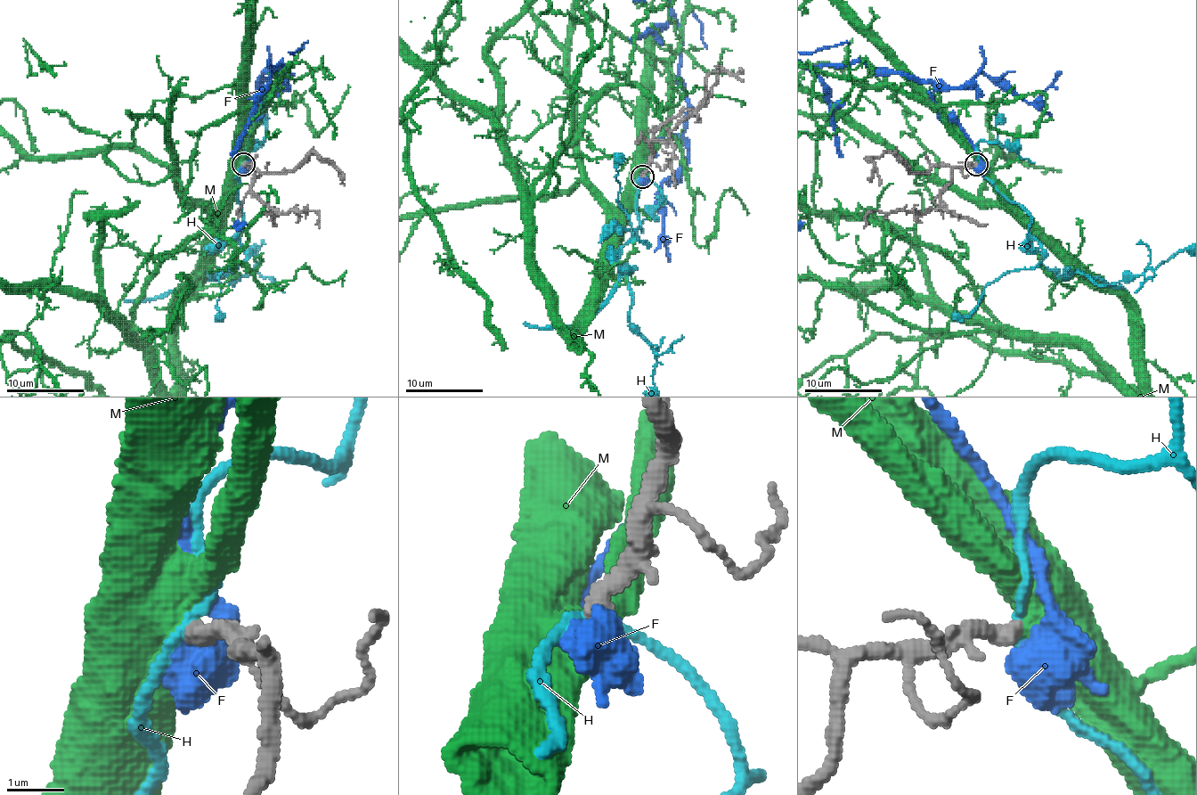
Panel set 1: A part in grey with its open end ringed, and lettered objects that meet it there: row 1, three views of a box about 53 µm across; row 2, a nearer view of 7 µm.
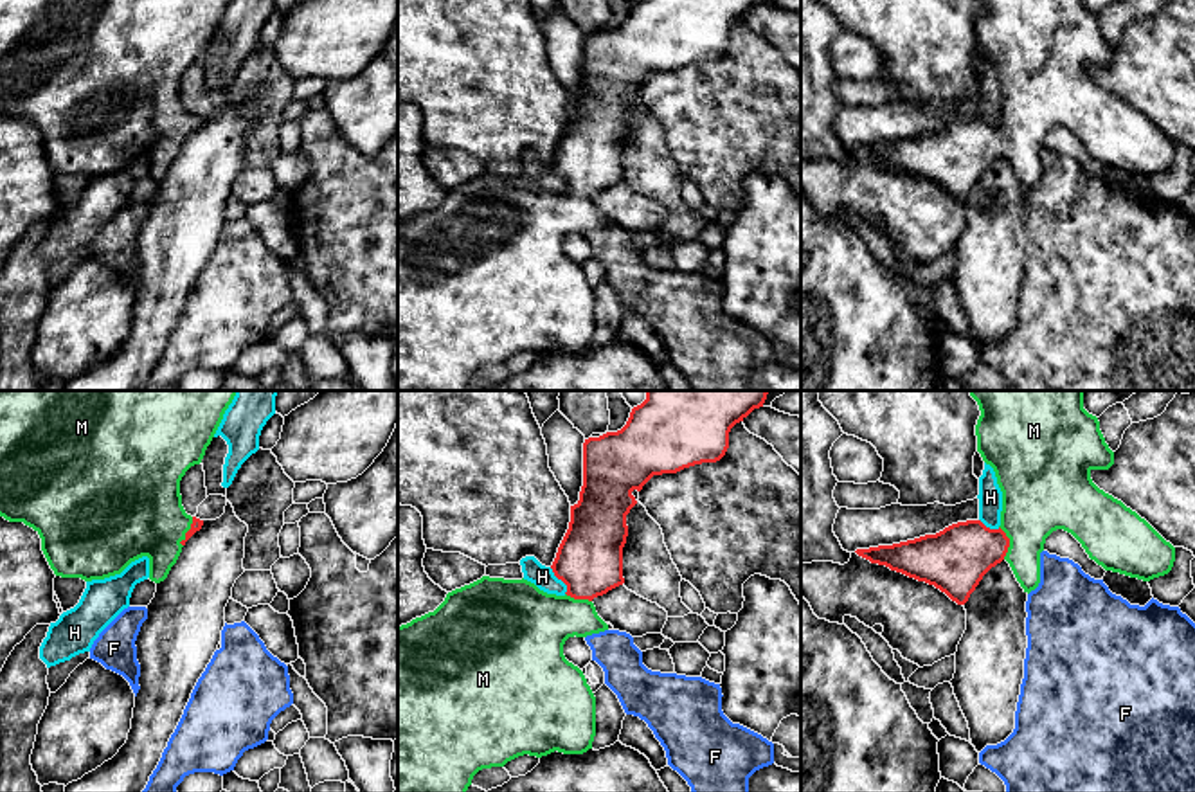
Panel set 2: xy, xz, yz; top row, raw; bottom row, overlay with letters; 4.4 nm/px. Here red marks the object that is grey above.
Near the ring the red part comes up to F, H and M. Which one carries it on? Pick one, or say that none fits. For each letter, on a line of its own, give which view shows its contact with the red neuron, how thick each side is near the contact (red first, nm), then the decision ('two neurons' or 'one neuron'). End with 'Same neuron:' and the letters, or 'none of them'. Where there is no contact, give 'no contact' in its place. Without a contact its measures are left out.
F: no contact; two neurons
H: meets red in xz; 300 nm thick on the red side, 100 nm on the other; two neurons
M: meets red in yz; 280 nm thick on the red side, 340 nm on the other; one neuron
Same neuron: M

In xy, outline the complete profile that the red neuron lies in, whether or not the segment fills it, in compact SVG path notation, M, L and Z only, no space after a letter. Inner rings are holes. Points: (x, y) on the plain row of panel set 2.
M0 0L0 113L23 119L41 135L41 148L61 175L85 178L121 171L131 158L149 155L149 176L160 180L176 160L185 139L202 126L203 117L185 110L180 77L185 68L200 61L230 0Z

